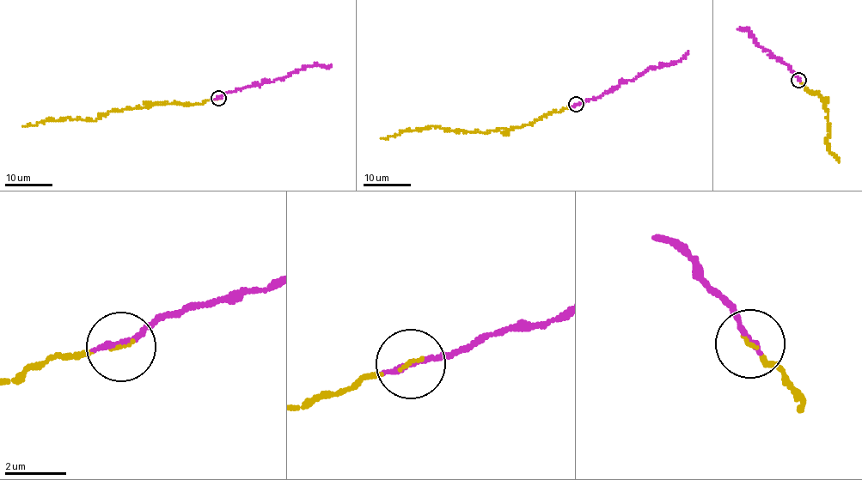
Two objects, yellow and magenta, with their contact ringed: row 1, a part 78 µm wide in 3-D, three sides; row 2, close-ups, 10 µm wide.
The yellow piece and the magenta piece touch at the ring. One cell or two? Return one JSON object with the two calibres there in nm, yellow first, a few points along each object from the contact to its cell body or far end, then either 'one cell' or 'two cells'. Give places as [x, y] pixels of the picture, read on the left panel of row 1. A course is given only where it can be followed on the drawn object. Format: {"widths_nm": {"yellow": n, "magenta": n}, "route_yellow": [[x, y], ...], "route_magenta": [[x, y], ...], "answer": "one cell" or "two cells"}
{"widths_nm": {"yellow": 70, "magenta": 220}, "route_yellow": [[218, 98], [186, 105], [174, 102], [109, 111], [95, 120], [46, 118], [21, 127]], "route_magenta": [[218, 98], [224, 94], [274, 82], [309, 66], [332, 67]], "answer": "one cell"}

